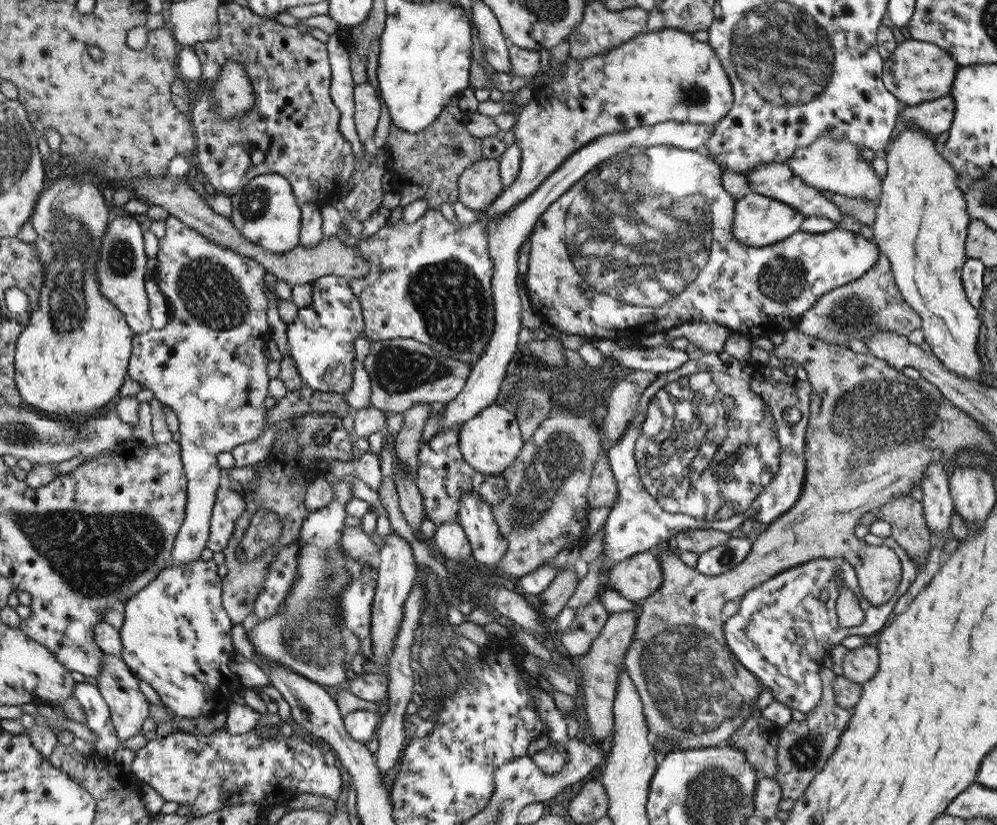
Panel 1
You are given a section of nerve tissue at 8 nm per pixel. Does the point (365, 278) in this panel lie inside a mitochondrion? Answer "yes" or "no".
no

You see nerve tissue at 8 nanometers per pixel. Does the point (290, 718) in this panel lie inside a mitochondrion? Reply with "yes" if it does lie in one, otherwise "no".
no

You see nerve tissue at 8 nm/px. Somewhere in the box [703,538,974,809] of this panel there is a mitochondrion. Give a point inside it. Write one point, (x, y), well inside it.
(807, 749)

